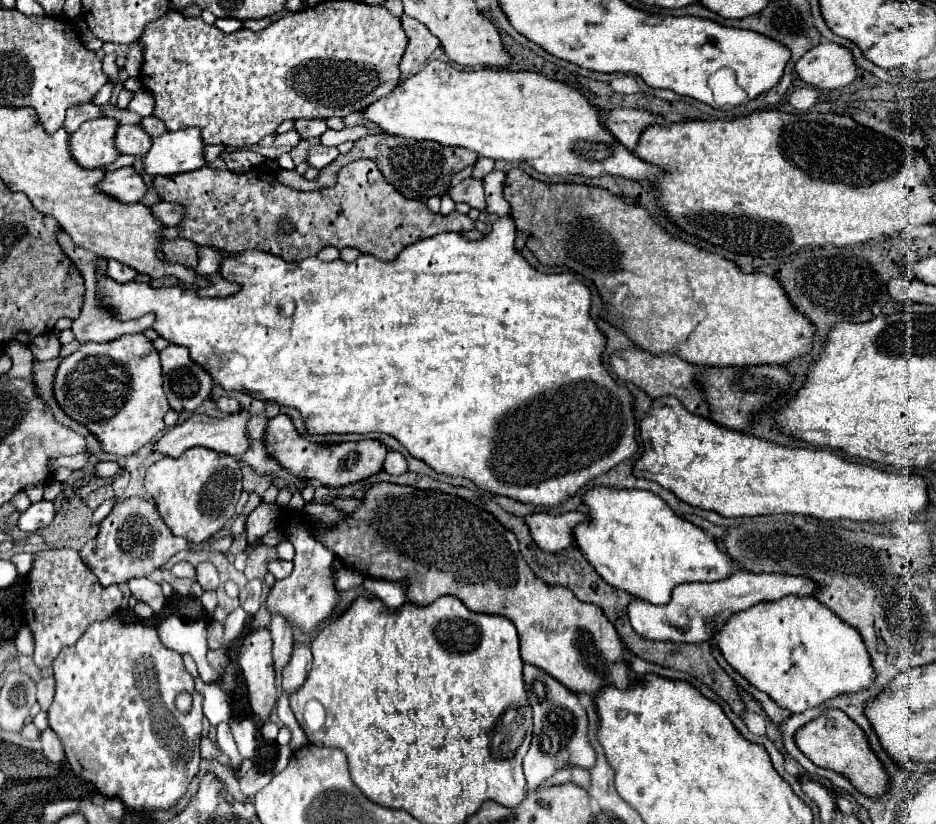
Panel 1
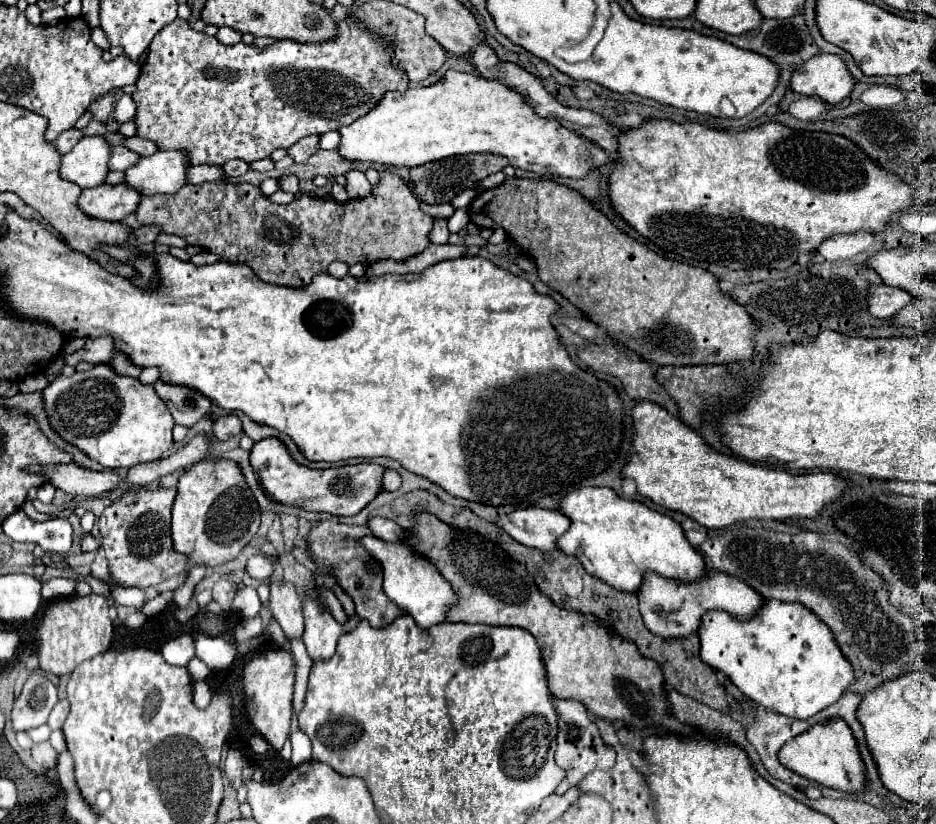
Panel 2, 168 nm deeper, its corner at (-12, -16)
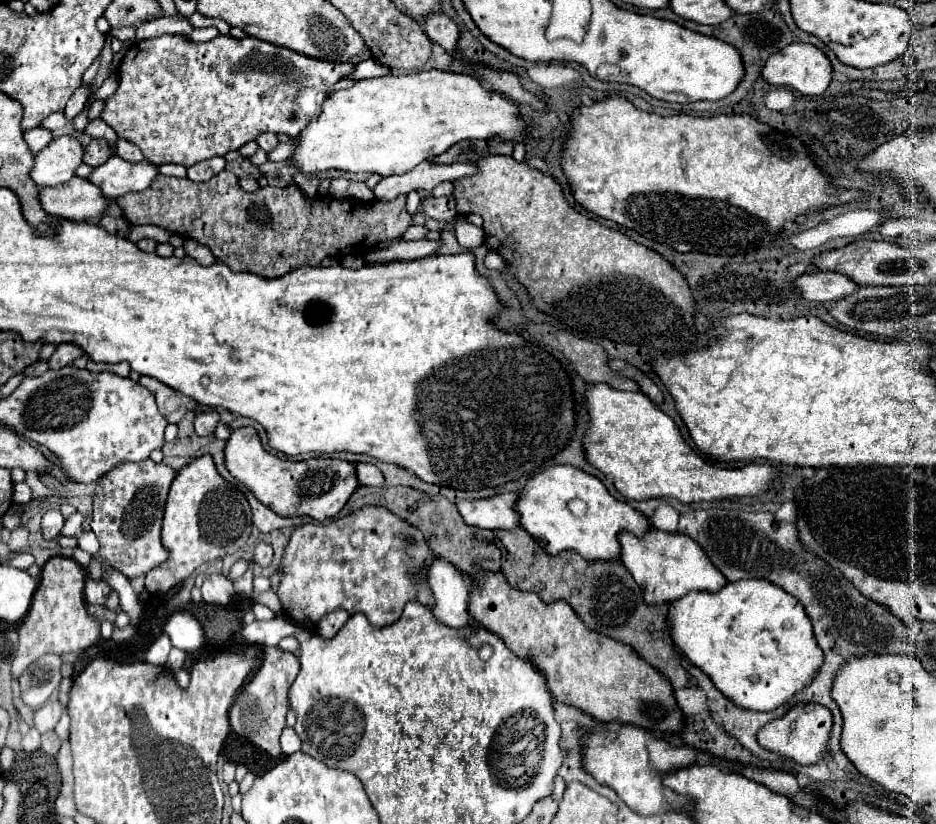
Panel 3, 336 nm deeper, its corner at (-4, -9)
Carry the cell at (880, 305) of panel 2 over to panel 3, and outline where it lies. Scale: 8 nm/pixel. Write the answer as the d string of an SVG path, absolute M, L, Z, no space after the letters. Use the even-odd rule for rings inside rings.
M831 271L809 273L807 277L801 277L795 285L801 289L803 297L821 303L833 303L859 291L859 285L855 281L851 281L843 273L831 273Z

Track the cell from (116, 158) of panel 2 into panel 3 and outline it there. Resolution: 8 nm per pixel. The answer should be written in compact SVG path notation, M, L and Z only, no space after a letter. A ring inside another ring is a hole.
M93 139L87 145L87 155L83 157L83 163L91 165L91 167L99 167L105 161L109 161L111 155L113 155L113 149L111 149L111 145L105 139Z

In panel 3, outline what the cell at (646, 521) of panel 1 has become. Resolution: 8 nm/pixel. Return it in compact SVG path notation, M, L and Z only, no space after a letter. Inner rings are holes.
M555 465L531 477L519 493L515 509L521 515L521 527L527 529L547 553L557 555L573 549L587 561L619 561L619 533L627 531L643 539L647 531L653 529L647 515L625 501L617 501L597 477L571 465Z

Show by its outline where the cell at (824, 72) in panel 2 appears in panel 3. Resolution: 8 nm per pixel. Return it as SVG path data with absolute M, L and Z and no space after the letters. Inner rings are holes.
M795 43L795 45L789 45L787 49L781 49L779 53L775 53L775 57L771 57L771 61L767 61L763 69L763 79L769 85L791 87L803 95L821 95L831 83L831 73L833 73L831 61L821 49L807 43Z

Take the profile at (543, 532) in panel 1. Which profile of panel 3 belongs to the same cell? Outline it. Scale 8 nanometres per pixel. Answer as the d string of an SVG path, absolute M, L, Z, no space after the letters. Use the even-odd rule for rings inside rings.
M501 493L489 499L461 501L457 509L467 525L493 531L515 531L521 527L519 513L515 511L517 499L517 493Z

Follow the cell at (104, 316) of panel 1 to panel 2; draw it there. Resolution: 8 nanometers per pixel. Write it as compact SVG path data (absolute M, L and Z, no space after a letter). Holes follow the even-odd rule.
M91 338L85 342L85 348L77 350L77 354L69 354L65 356L65 362L69 366L77 366L79 362L93 362L93 364L99 364L99 362L107 362L115 356L115 348L113 348L113 340L111 338ZM91 342L95 342L91 346Z

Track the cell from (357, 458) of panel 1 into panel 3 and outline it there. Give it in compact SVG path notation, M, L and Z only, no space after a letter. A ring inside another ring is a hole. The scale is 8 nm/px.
M241 427L231 433L225 447L225 465L229 473L253 491L253 495L269 509L283 517L309 515L317 521L335 517L353 491L359 487L355 465L339 459L307 459L287 461L267 453L253 427Z

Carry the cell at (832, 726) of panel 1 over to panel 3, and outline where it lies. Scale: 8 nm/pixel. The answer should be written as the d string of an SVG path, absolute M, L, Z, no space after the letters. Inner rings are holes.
M807 703L793 707L787 715L783 715L779 721L771 721L767 727L759 731L759 745L763 749L775 751L799 765L815 765L823 761L827 755L827 745L829 745L829 735L833 727L833 715L827 707Z

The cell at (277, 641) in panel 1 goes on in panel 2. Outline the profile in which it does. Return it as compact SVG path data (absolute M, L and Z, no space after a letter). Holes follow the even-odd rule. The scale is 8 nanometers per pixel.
M271 582L271 614L281 624L285 634L293 638L301 638L303 634L303 612L301 612L301 598L297 588L291 582Z

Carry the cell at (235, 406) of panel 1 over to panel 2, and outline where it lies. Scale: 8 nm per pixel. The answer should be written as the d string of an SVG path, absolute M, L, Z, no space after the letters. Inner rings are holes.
M235 414L217 418L213 422L213 436L217 440L229 440L231 436L237 436L237 434L241 434L241 420Z

